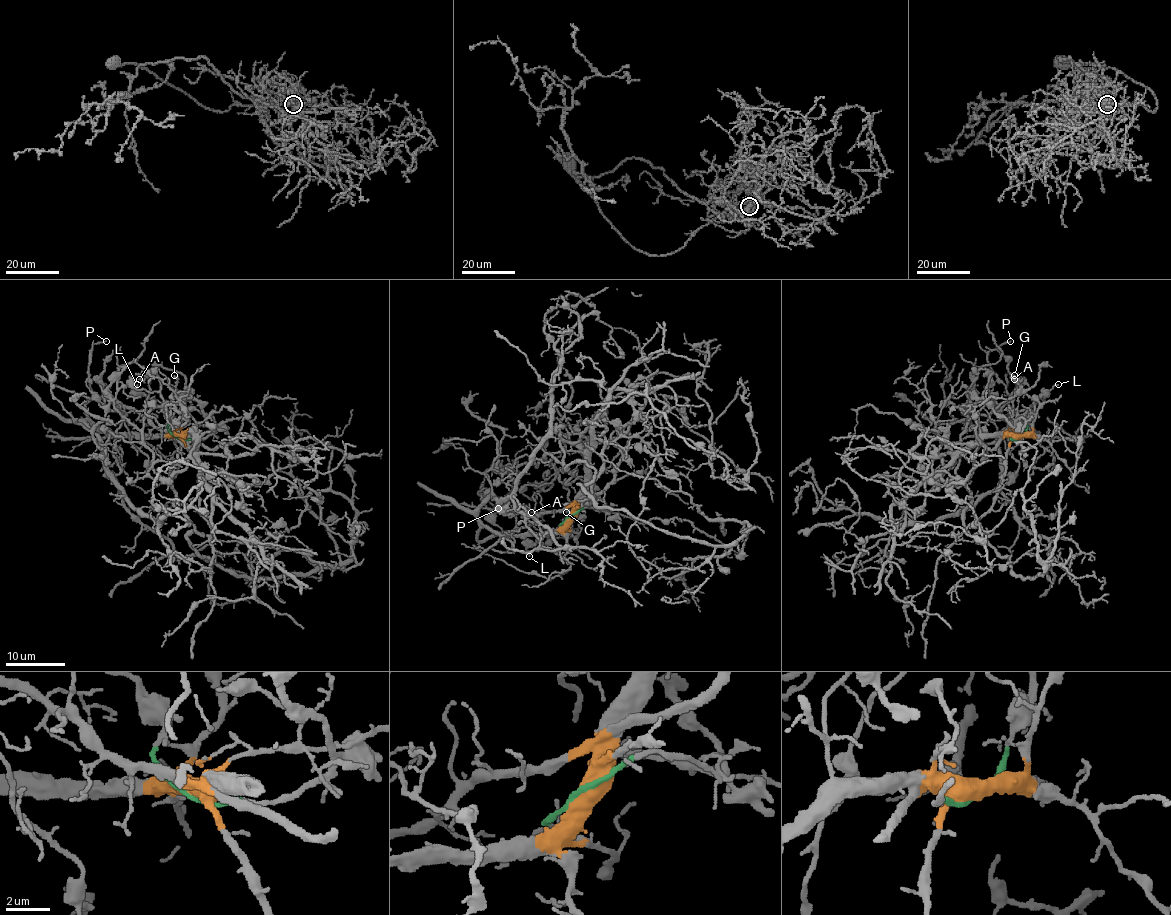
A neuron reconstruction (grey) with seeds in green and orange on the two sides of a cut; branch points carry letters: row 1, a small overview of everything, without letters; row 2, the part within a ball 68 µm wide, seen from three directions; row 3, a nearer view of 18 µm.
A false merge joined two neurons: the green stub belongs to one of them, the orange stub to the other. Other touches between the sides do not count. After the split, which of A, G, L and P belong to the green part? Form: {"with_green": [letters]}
{"with_green": ["L"]}

